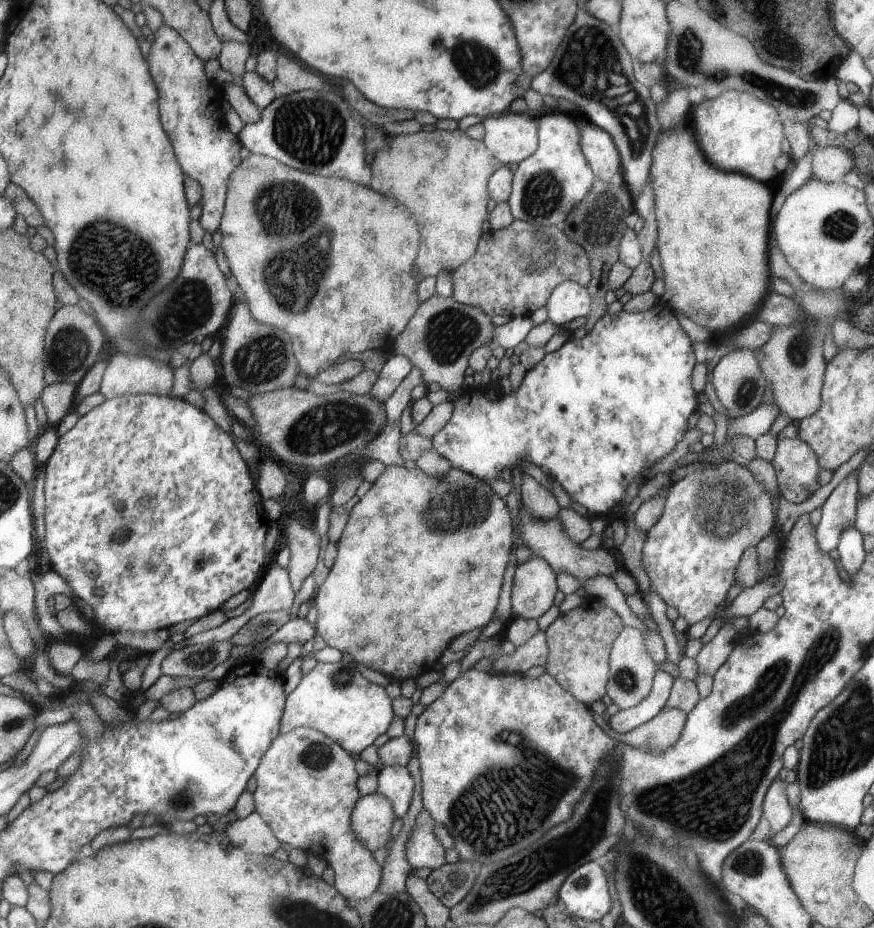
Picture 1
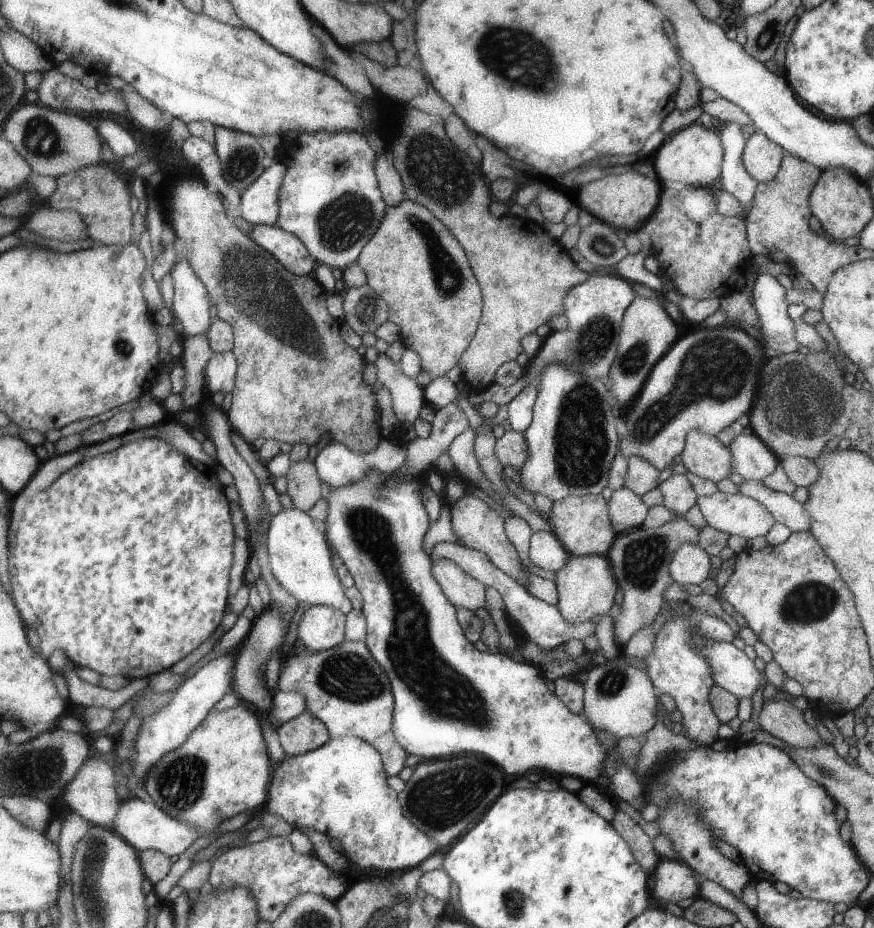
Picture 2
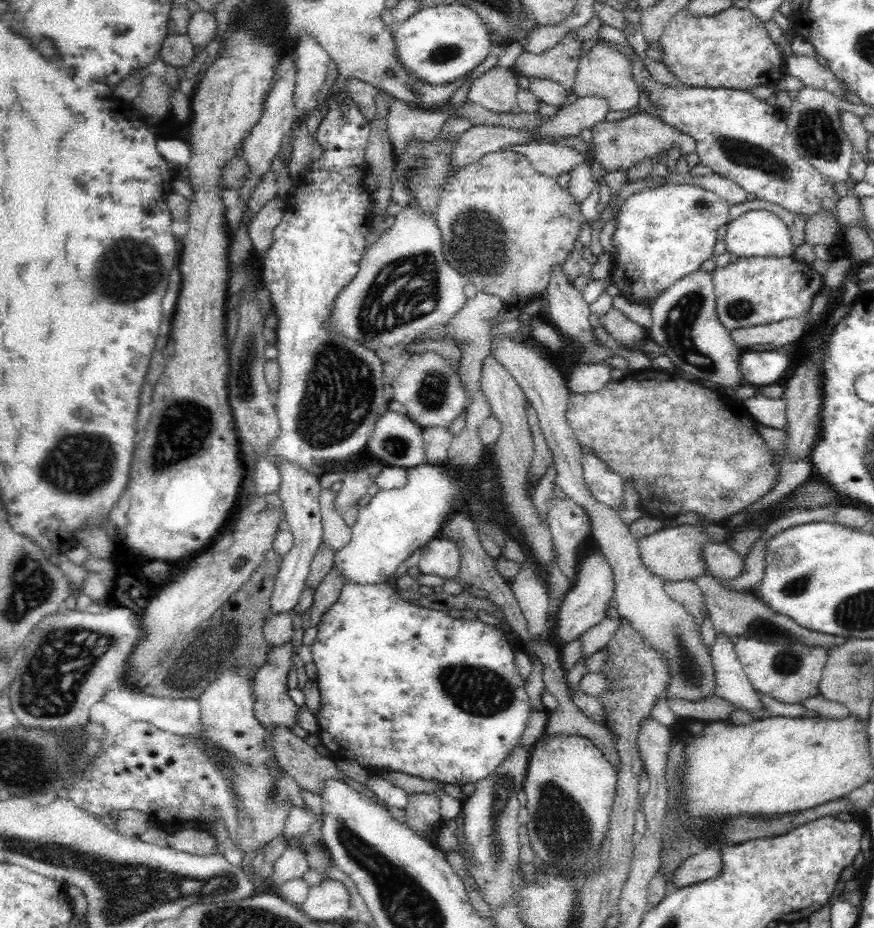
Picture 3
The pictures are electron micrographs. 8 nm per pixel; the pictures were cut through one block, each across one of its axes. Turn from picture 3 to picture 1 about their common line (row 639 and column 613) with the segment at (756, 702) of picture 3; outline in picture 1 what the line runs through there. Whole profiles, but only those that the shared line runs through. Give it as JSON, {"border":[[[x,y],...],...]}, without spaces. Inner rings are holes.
{"border":[[[658,670],[655,673],[651,692],[646,696],[646,699],[637,706],[616,712],[608,720],[610,727],[617,733],[627,733],[648,723],[648,720],[654,719],[666,707],[674,682],[675,680],[670,674],[664,670]]]}

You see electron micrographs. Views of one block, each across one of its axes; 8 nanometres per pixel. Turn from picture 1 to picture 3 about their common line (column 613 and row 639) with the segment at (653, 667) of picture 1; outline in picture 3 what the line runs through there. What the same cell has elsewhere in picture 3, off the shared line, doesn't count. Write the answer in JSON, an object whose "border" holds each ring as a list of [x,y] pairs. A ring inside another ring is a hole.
{"border":[[[509,334],[491,337],[492,352],[496,361],[518,382],[519,388],[536,410],[539,428],[545,437],[556,466],[555,484],[562,492],[574,500],[588,514],[591,522],[591,535],[598,544],[613,570],[615,582],[614,597],[618,603],[618,617],[626,618],[634,627],[655,646],[663,650],[670,661],[671,679],[665,697],[674,697],[694,701],[714,697],[715,674],[711,663],[711,653],[706,652],[700,629],[697,629],[693,616],[665,591],[664,583],[657,579],[641,562],[638,540],[630,535],[629,526],[621,521],[618,513],[607,505],[596,501],[585,485],[580,446],[576,435],[569,428],[566,418],[568,412],[569,391],[566,377],[548,361],[540,358],[536,352],[522,342],[514,341]]]}

